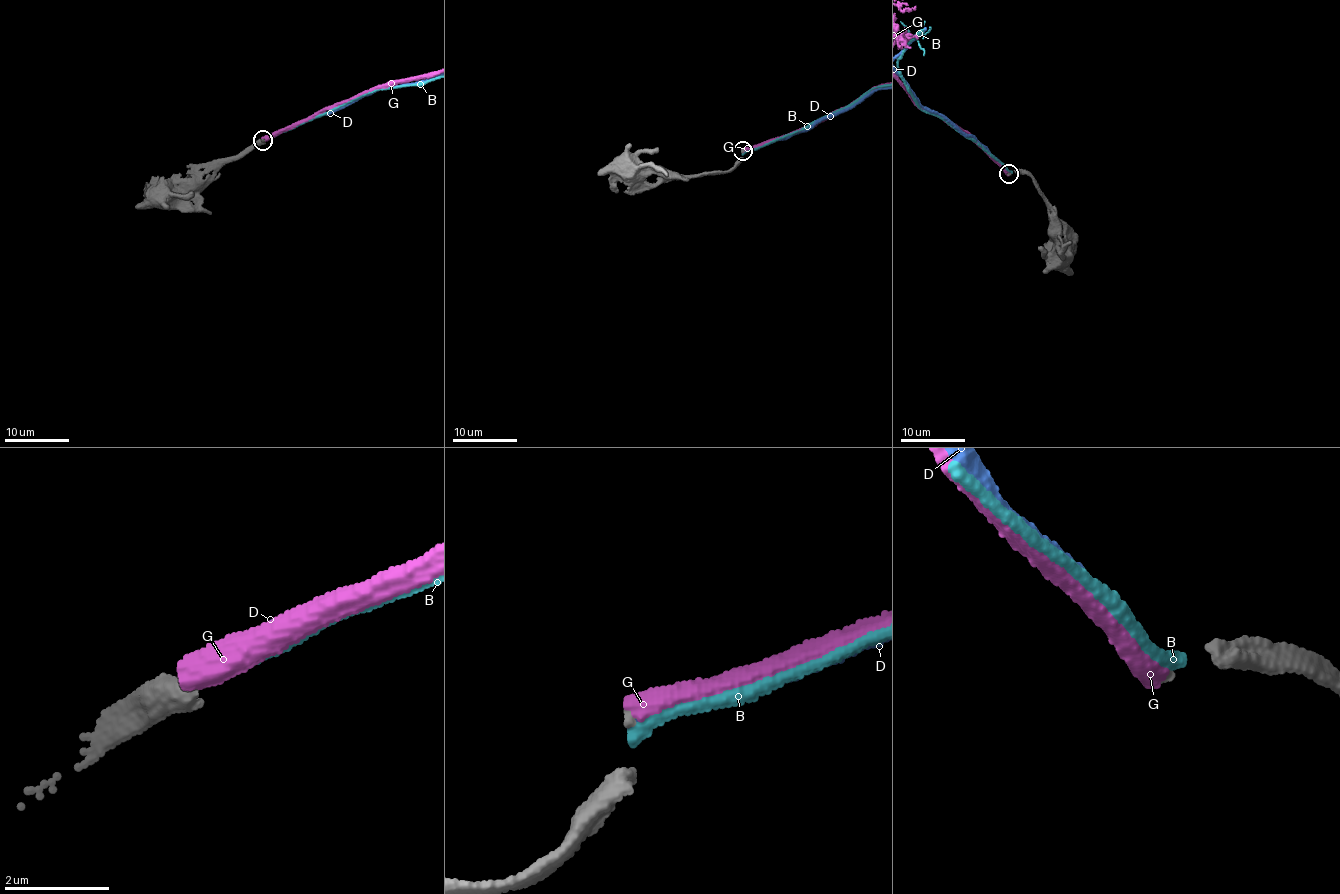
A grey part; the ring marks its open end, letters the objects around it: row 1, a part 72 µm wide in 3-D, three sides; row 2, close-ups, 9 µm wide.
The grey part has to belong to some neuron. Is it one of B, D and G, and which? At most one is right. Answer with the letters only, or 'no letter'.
G

